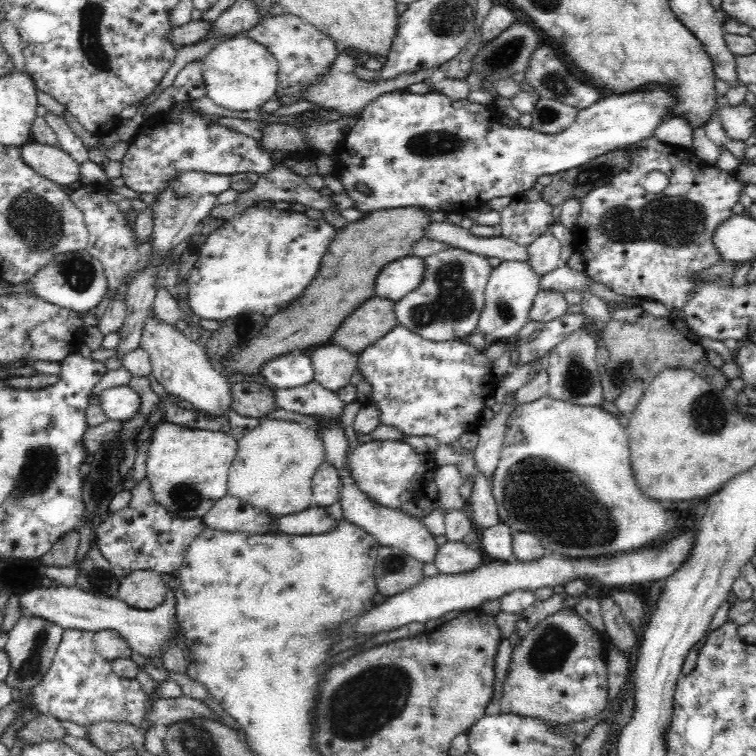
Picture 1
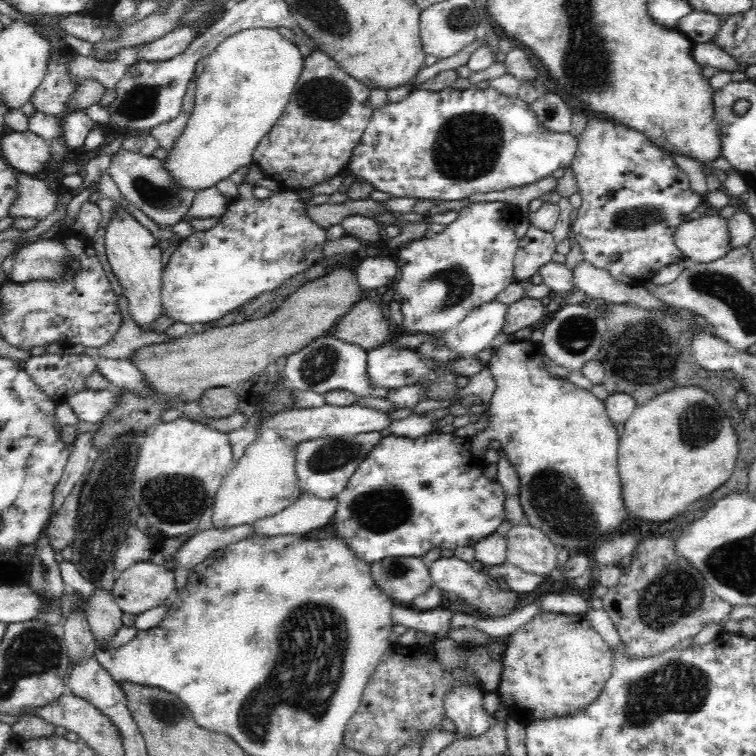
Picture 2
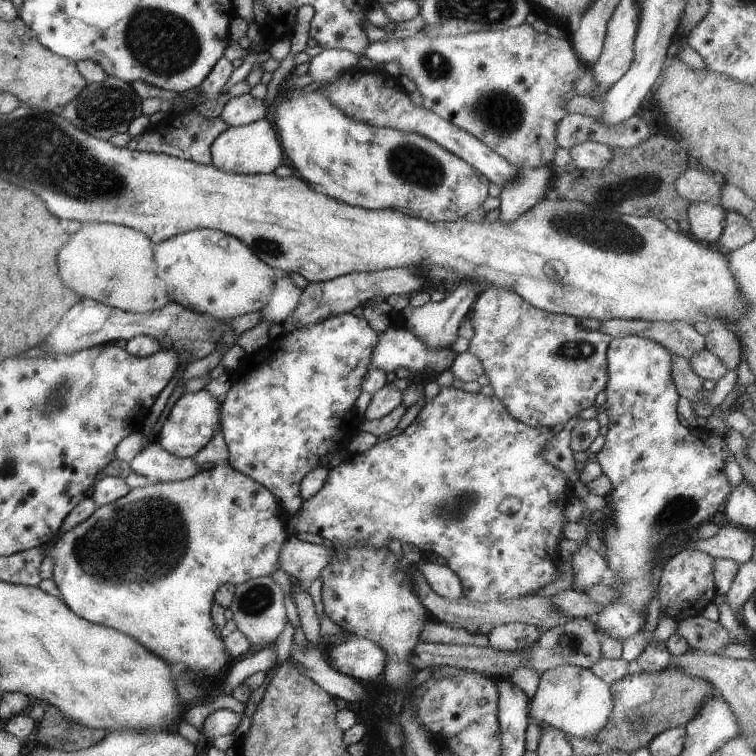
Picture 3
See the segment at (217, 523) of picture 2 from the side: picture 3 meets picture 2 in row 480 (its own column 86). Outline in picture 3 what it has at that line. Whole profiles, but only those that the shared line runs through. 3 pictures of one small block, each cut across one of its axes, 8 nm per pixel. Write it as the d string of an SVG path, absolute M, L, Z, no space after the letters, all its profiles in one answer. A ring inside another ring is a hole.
M81 223L80 227L69 235L67 242L57 256L57 274L65 286L77 292L83 299L89 299L104 305L130 313L146 313L165 306L169 302L168 294L154 284L156 266L153 262L152 242L138 230L109 223Z

